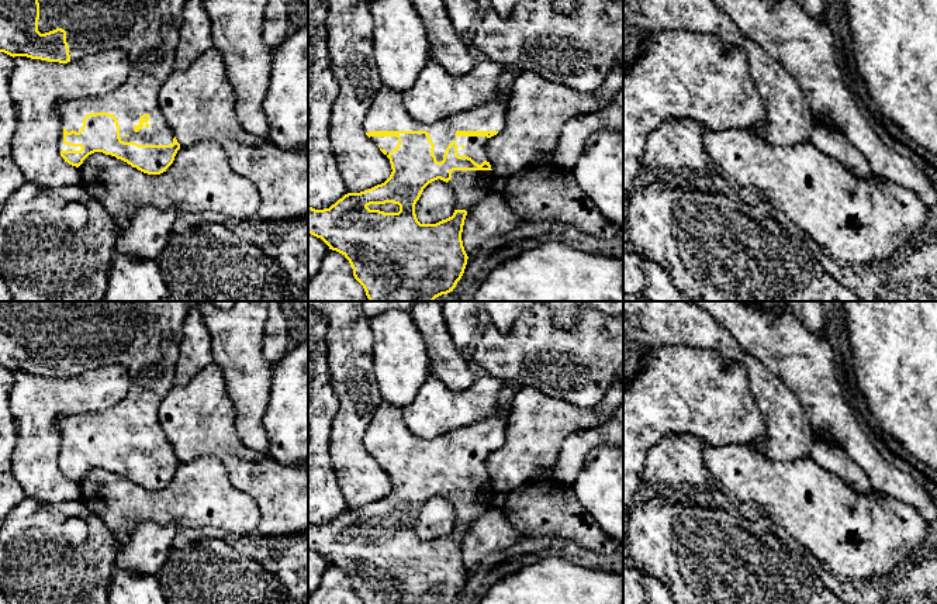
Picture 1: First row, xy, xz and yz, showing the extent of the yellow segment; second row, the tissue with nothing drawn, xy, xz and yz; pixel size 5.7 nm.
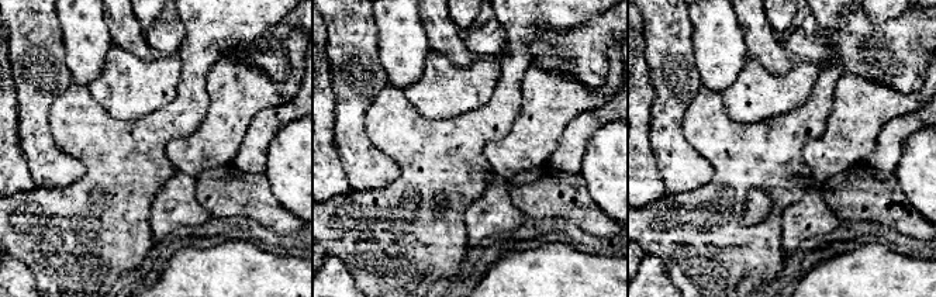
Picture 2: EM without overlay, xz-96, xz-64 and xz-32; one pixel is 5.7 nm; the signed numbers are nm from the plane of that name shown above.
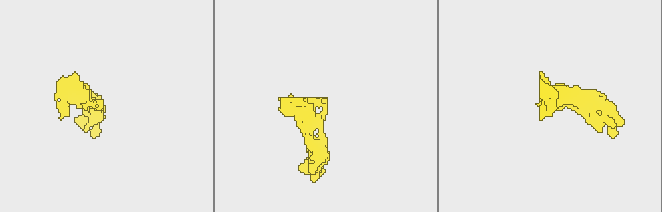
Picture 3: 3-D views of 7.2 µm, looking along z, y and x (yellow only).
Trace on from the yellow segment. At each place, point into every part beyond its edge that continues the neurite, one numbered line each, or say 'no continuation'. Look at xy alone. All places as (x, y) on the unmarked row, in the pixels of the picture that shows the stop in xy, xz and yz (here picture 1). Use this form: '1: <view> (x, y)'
1: xy (145, 337)

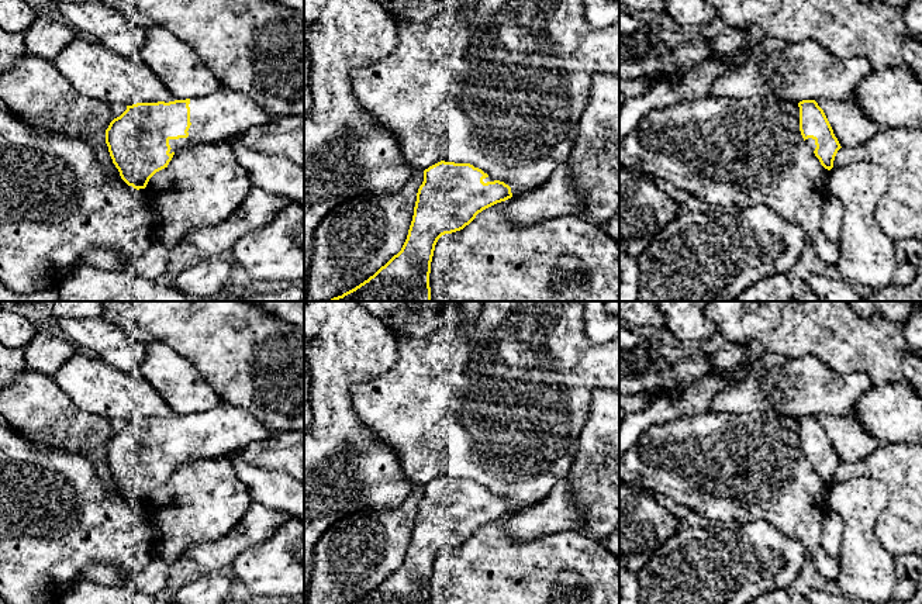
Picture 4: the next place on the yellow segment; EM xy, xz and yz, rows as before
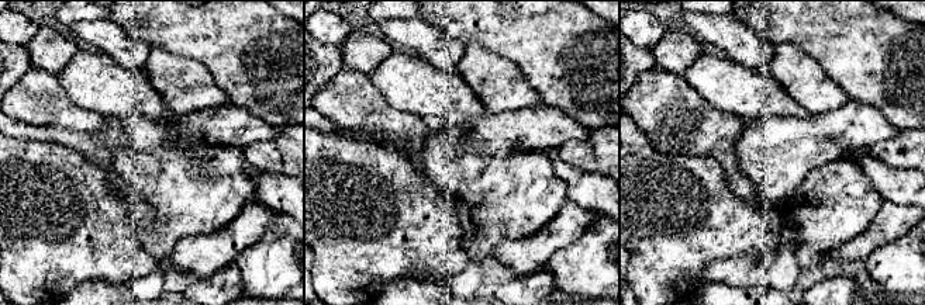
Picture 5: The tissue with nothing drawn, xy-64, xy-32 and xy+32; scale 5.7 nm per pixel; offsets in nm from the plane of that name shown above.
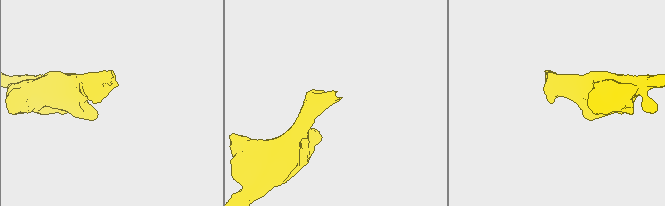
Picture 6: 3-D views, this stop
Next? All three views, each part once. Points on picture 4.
1: xy (225, 428)

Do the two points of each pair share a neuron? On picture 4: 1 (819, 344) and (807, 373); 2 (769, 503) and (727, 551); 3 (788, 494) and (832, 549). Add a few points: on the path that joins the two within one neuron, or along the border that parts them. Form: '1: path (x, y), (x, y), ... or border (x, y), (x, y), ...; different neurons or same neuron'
1: border (780, 355), (814, 355), (832, 370), (842, 373); different neurons
2: border (739, 524), (766, 520), (783, 534); different neurons
3: border (828, 510), (822, 525), (821, 546), (838, 561); different neurons

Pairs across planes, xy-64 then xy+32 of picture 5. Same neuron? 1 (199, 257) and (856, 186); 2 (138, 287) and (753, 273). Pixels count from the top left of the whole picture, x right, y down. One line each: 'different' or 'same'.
1: different
2: different

